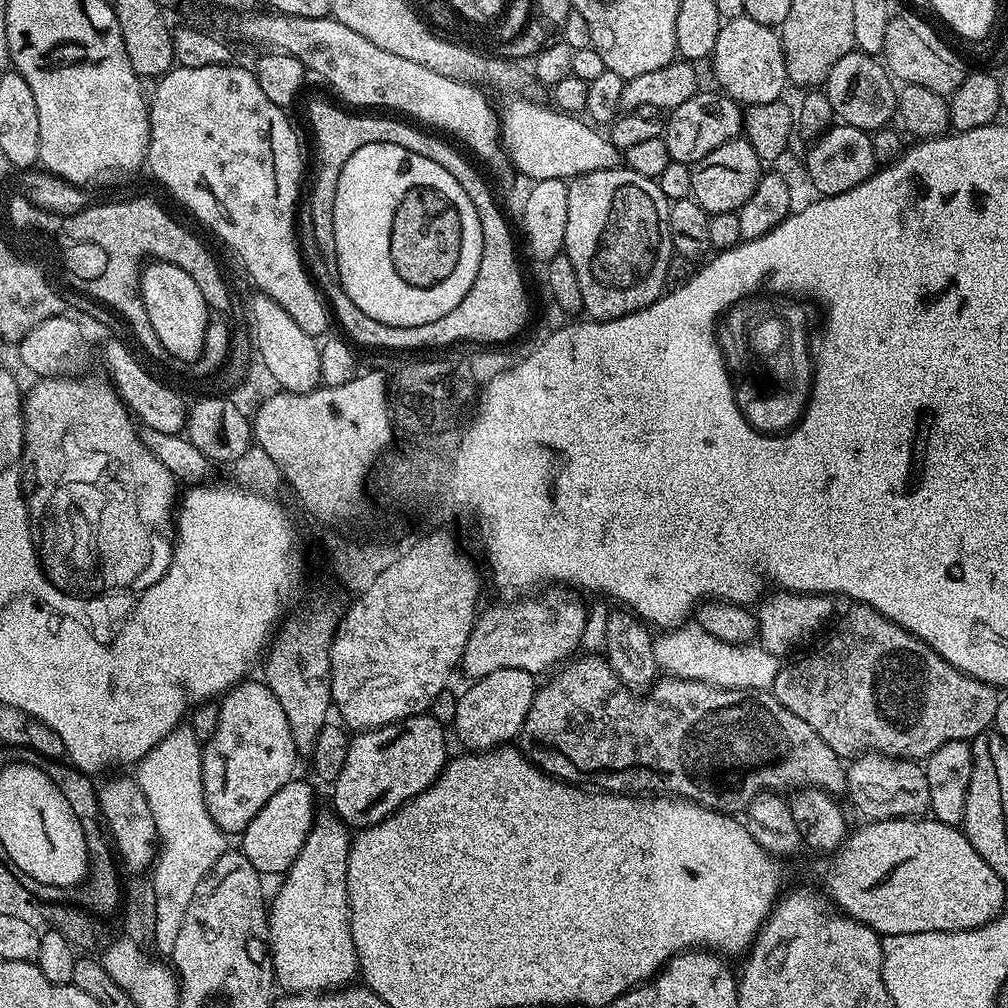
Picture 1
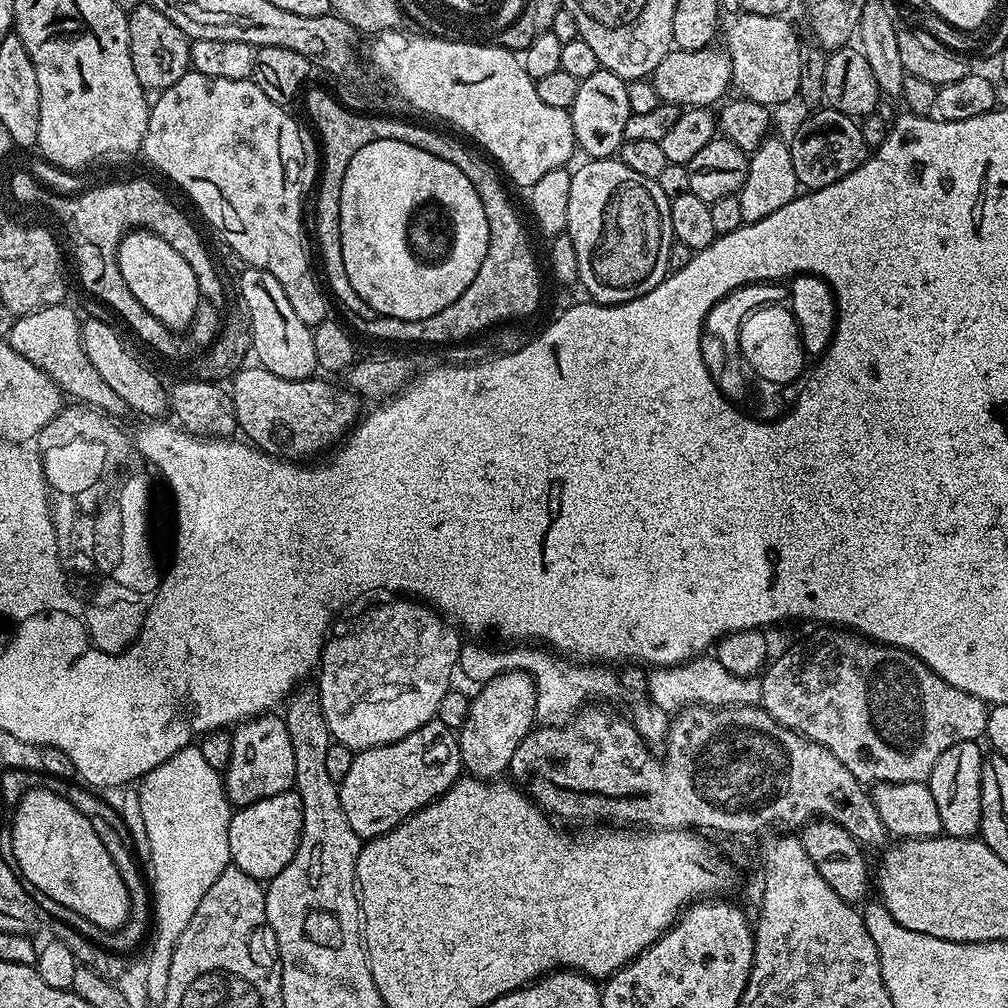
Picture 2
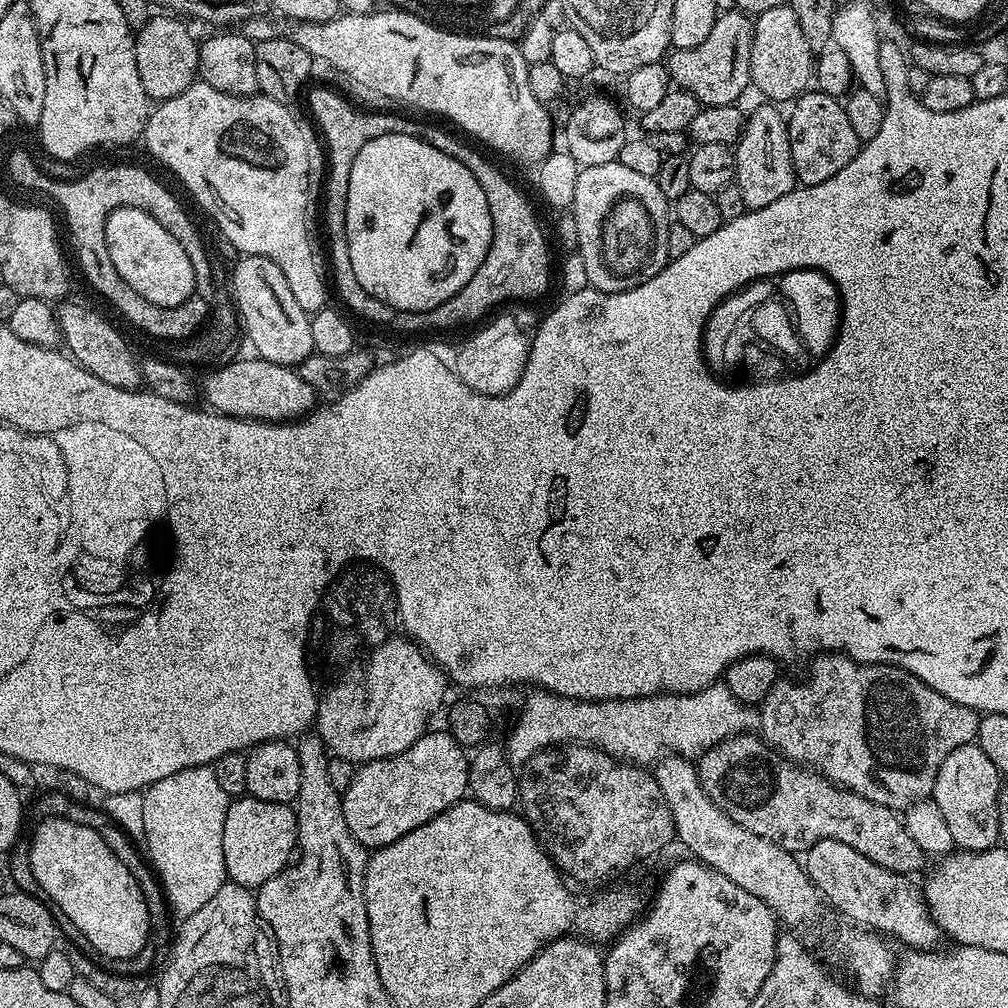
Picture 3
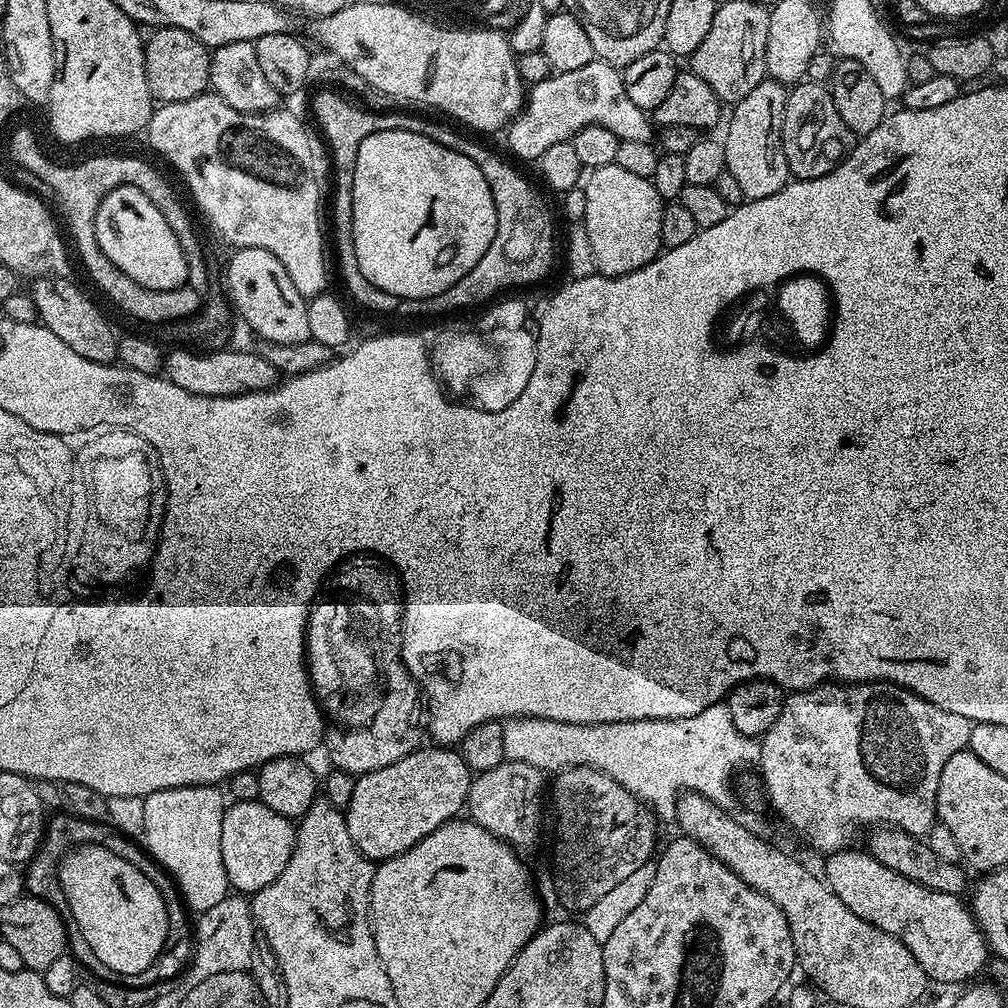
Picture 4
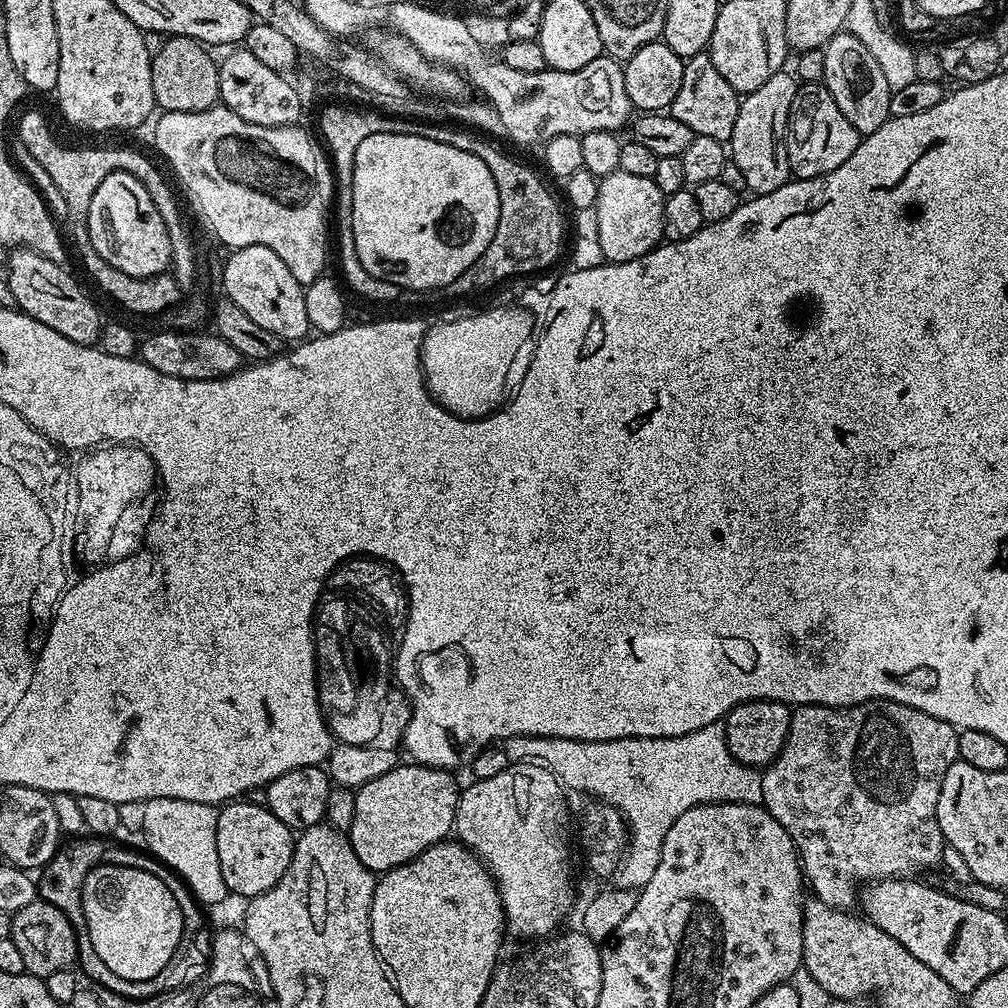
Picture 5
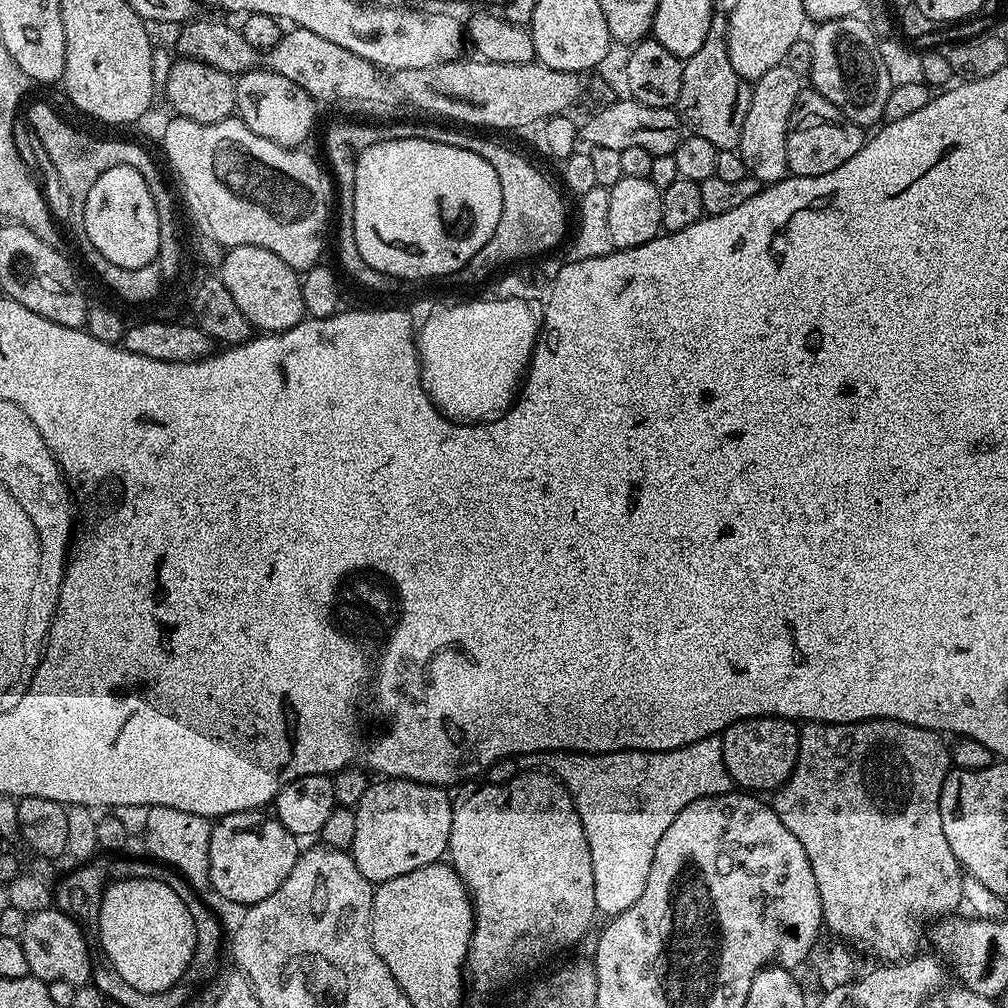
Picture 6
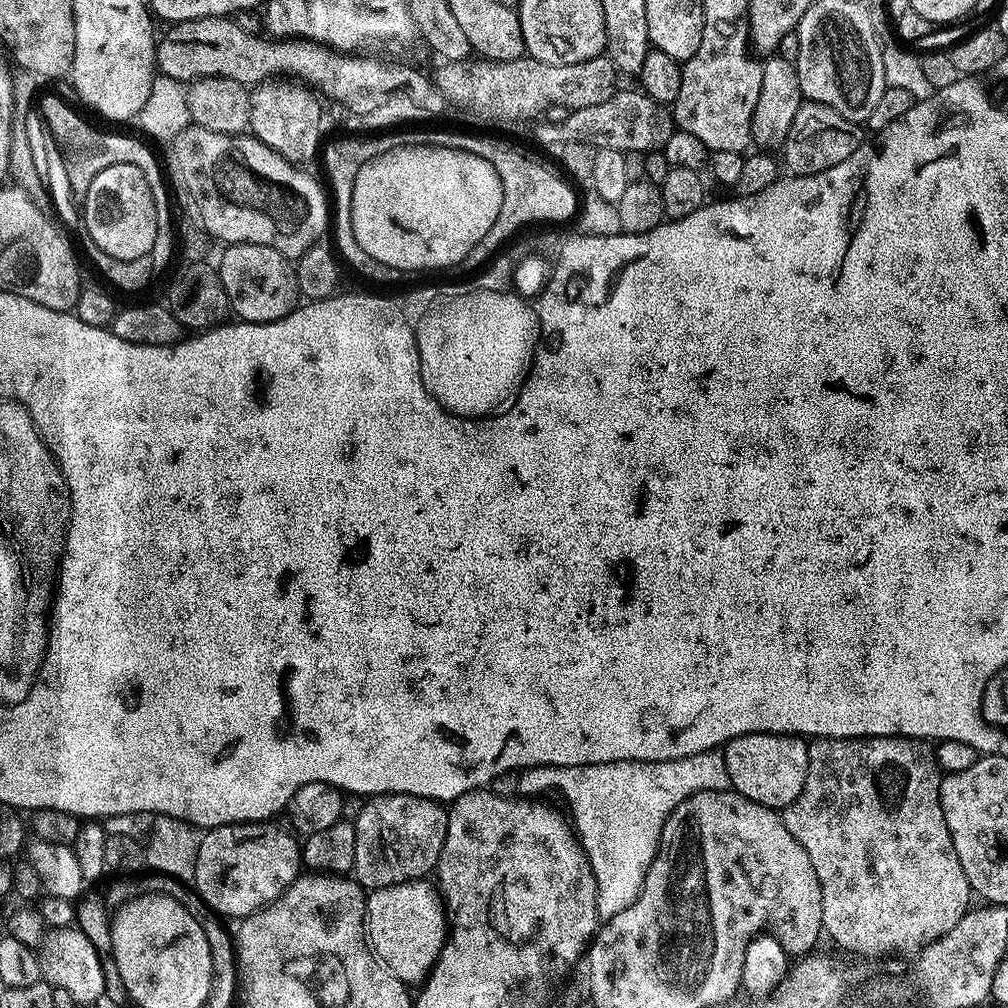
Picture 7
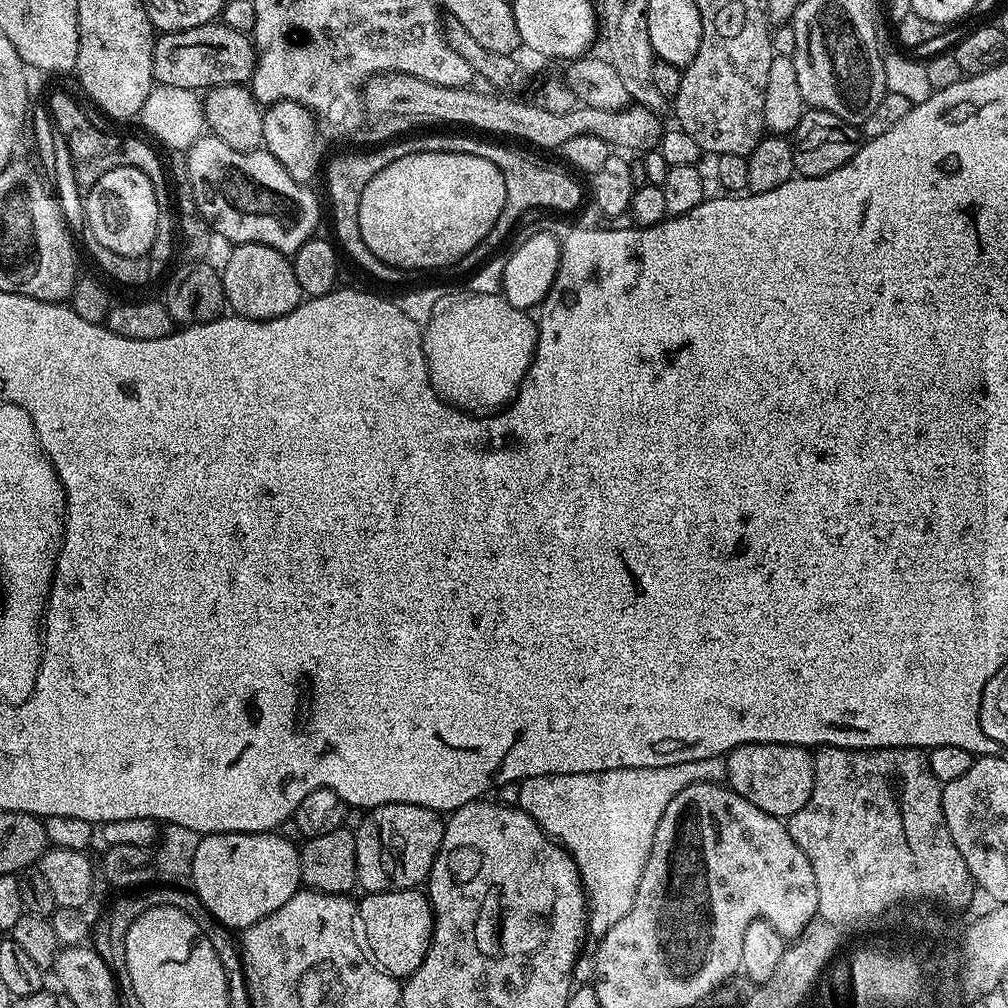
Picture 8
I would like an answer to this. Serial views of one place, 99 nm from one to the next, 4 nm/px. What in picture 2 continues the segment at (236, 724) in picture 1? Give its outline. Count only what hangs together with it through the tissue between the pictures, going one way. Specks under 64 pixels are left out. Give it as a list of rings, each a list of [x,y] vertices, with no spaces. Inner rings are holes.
[[[279,715],[254,716],[243,721],[233,732],[236,733],[232,736],[228,769],[222,772],[224,790],[232,805],[253,804],[262,798],[289,791],[295,785],[294,746],[290,746],[290,734]]]

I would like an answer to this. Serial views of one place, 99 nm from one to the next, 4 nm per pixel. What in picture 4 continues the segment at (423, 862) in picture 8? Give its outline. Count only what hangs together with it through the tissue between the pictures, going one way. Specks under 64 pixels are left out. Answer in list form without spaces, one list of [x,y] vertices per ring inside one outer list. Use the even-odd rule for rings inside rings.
[[[421,746],[415,752],[406,754],[406,758],[398,758],[398,762],[394,762],[391,766],[382,766],[382,770],[374,770],[366,773],[365,776],[356,777],[356,785],[354,786],[354,794],[350,798],[347,809],[344,812],[344,821],[350,830],[350,838],[354,838],[354,846],[358,846],[358,850],[364,856],[373,862],[381,860],[389,860],[395,856],[402,855],[406,850],[410,850],[410,846],[414,846],[418,842],[422,842],[422,838],[426,838],[426,834],[430,834],[434,830],[438,830],[438,826],[442,826],[447,820],[455,820],[465,811],[468,802],[468,791],[474,779],[474,773],[468,768],[466,762],[460,756],[459,751],[453,750],[448,746]]]

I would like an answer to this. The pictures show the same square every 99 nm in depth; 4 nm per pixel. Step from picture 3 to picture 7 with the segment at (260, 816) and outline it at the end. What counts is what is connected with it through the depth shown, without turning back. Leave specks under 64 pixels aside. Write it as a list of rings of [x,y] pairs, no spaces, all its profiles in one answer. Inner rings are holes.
[[[276,822],[207,829],[200,837],[194,887],[208,907],[224,918],[243,918],[277,900],[302,872],[301,845],[288,832],[283,832]]]

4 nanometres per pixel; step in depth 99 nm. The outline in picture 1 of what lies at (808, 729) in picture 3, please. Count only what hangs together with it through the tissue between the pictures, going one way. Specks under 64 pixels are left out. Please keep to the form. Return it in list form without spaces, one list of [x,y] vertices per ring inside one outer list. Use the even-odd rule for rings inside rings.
[[[856,602],[851,607],[852,609],[841,618],[836,632],[829,634],[825,644],[818,645],[809,656],[800,656],[793,664],[785,663],[780,667],[770,689],[779,704],[786,706],[786,710],[790,710],[790,714],[798,714],[798,718],[802,718],[802,722],[808,723],[816,731],[818,738],[822,738],[822,742],[826,742],[830,746],[830,750],[834,750],[842,758],[855,758],[866,752],[881,752],[884,756],[897,756],[899,760],[924,762],[927,761],[930,754],[934,754],[934,750],[938,750],[938,746],[946,746],[946,742],[955,740],[971,742],[976,739],[979,732],[989,731],[995,725],[1001,698],[1001,693],[997,689],[978,678],[967,676],[965,672],[954,666],[950,666],[950,662],[946,662],[946,658],[942,658],[930,646],[926,646],[926,642],[922,642],[914,633],[898,626],[893,620],[870,607],[869,604]]]

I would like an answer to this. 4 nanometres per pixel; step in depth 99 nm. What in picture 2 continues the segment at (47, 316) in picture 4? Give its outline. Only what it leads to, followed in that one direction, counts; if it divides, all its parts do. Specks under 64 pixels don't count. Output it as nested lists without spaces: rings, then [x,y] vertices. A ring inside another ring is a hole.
[[[85,319],[80,325],[82,350],[90,358],[90,363],[102,374],[102,379],[114,390],[115,394],[126,402],[133,413],[144,416],[140,418],[160,418],[169,411],[166,384],[163,384],[142,361],[128,353],[120,336],[104,320]]]

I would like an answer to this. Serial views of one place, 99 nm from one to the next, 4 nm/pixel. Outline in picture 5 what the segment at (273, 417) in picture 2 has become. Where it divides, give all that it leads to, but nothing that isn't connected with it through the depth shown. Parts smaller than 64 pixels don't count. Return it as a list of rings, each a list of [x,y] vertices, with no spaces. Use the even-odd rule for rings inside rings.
[[[171,330],[153,331],[153,336],[148,336],[139,341],[138,356],[146,366],[158,370],[158,374],[170,374],[170,378],[182,378],[183,380],[213,380],[219,376],[228,376],[237,372],[242,366],[242,357],[230,342],[223,340],[221,336],[209,334],[207,331],[199,332],[174,332]]]

